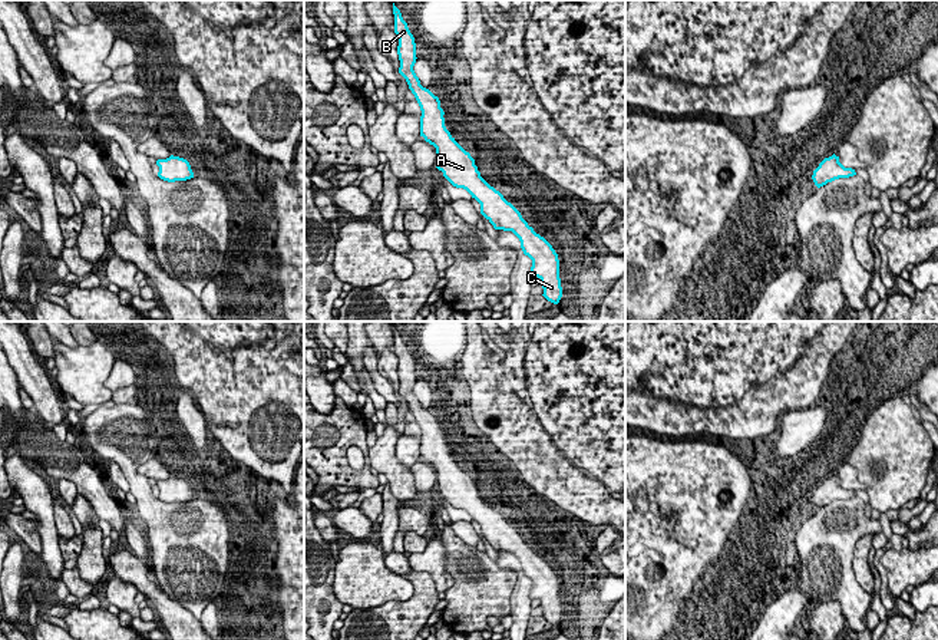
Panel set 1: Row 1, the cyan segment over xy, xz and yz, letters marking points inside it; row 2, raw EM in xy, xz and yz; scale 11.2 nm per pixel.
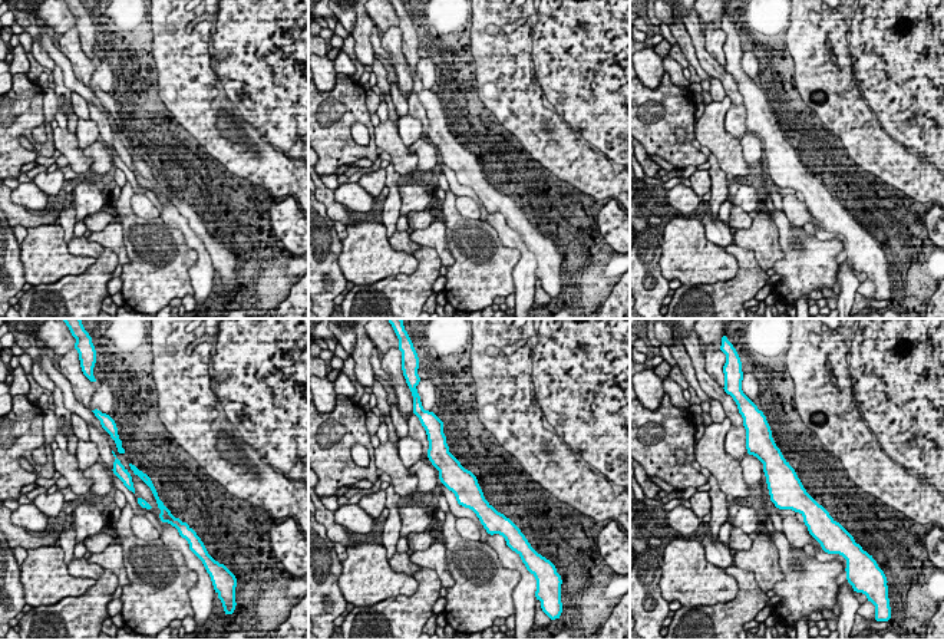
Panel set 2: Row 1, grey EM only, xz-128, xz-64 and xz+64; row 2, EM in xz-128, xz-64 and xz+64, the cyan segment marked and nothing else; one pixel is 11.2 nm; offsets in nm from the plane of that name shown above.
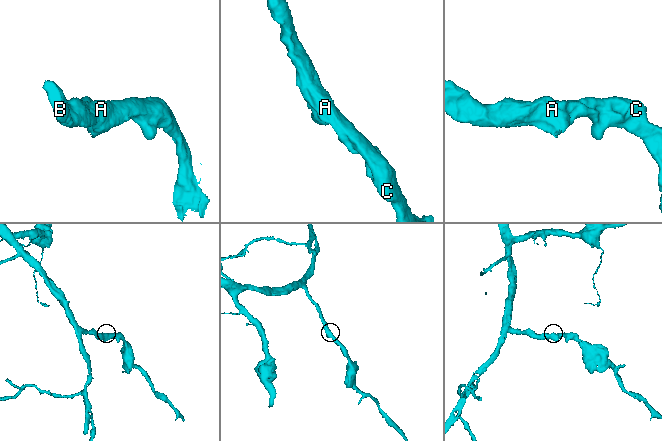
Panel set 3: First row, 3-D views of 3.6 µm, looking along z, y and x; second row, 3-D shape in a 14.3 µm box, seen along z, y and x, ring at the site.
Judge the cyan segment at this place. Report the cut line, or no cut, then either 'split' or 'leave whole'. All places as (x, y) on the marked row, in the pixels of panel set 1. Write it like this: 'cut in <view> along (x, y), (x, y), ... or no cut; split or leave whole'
no cut; leave whole

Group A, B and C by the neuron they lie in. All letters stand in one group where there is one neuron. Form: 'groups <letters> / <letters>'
groups A B C

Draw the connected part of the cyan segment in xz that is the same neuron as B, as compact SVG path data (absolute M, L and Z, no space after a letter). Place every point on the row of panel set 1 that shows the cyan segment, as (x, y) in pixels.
M394 3L393 14L394 33L399 37L399 73L420 106L420 136L436 148L436 168L453 187L466 189L480 204L480 214L495 230L512 231L519 238L524 254L532 260L531 278L538 277L544 288L542 296L558 304L562 297L558 254L528 225L521 212L480 177L475 159L446 129L439 98L420 85L413 70L417 59L414 37Z

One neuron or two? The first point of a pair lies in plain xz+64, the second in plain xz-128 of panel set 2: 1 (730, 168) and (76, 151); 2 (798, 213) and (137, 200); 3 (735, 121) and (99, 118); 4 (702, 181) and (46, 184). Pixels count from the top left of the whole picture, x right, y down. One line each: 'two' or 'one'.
1: one
2: one
3: two
4: one

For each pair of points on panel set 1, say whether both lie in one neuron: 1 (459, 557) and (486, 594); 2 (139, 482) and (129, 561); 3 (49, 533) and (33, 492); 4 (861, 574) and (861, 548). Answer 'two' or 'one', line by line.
1: one
2: two
3: one
4: one

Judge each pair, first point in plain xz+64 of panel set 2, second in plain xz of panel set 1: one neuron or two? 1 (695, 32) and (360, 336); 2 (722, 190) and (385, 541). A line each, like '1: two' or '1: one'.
1: two
2: one

